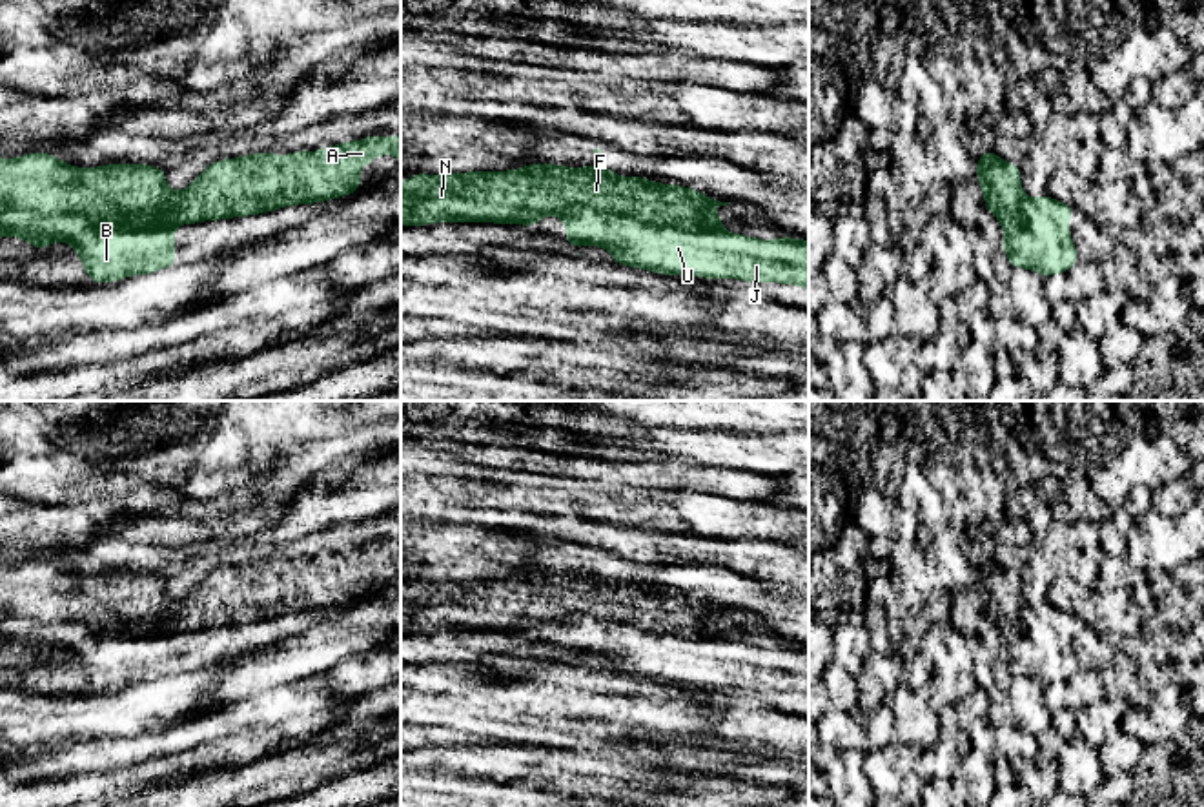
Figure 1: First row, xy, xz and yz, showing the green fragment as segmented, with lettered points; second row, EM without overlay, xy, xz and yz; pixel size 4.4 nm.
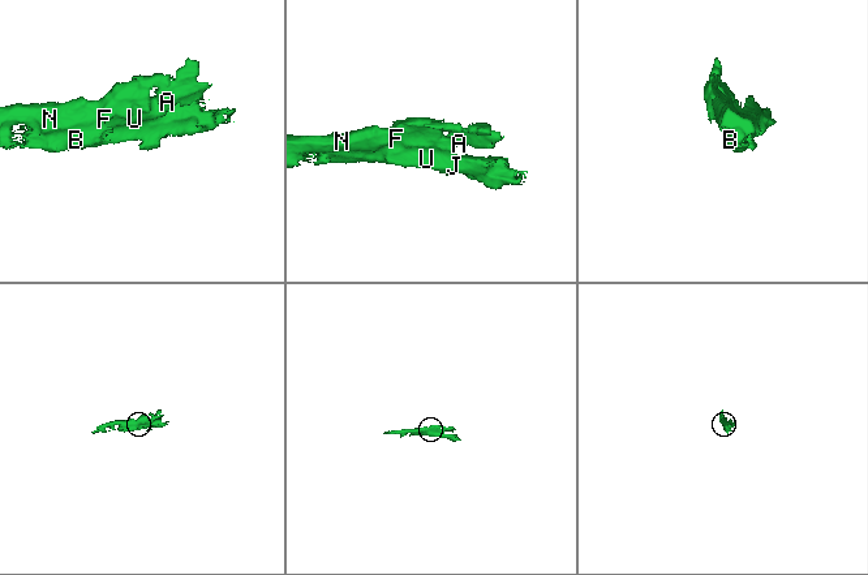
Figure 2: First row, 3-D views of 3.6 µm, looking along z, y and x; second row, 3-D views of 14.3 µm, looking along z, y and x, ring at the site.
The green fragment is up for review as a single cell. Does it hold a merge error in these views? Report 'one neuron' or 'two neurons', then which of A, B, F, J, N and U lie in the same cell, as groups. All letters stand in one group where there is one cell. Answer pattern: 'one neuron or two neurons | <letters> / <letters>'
two neurons | A F N / B J U

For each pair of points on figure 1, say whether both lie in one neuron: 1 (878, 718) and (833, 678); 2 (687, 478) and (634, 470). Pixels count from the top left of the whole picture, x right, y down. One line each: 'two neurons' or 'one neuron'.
1: two neurons
2: one neuron

